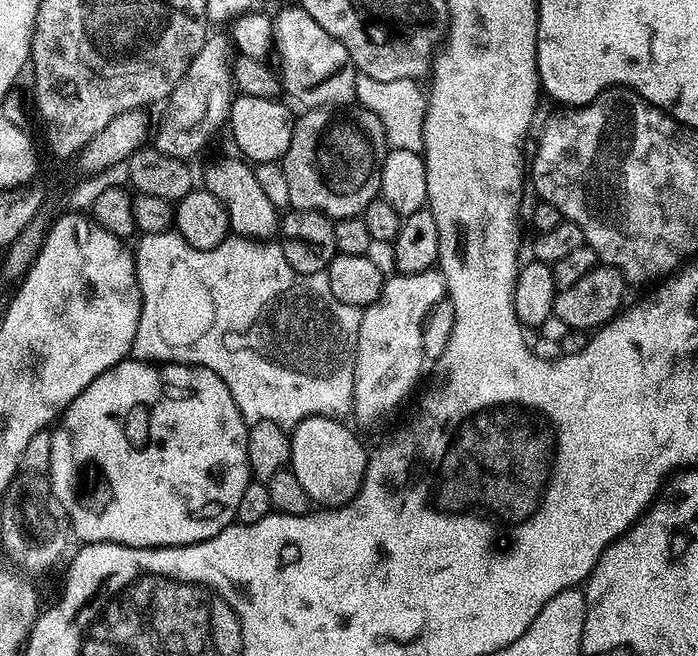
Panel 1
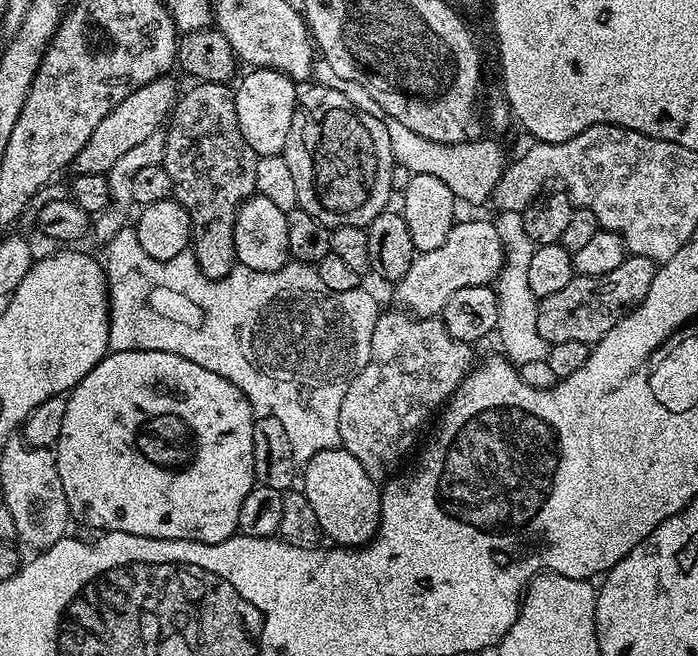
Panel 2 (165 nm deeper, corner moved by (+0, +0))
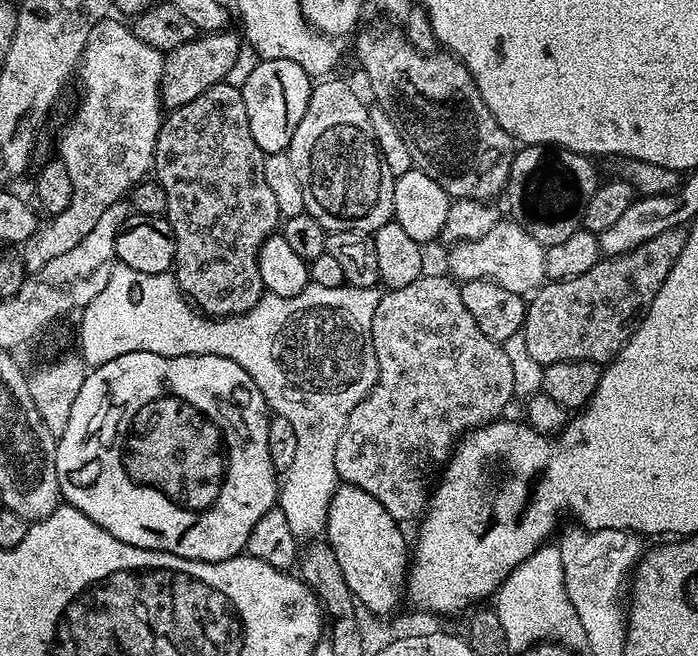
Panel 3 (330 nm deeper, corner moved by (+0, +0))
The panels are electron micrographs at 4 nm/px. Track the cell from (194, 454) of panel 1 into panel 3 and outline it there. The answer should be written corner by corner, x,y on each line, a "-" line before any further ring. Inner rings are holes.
153,352
122,354
102,366
91,369
85,375
82,390
78,390
78,398
74,398
74,406
70,410
70,422
66,422
66,430
56,440
56,469
58,470
58,486
61,497
78,510
82,510
82,514
91,518
98,527
105,528
114,538
118,538
135,548
149,548
155,552
163,552
169,556
181,556
187,560
228,560
232,556
239,556
247,549
248,535
250,530
254,530
254,524
258,522
258,518
262,518
262,514
266,514
278,504
278,473
270,458
269,419
270,409
264,400
262,390
258,390
258,386
250,378
250,374
246,370
242,370
242,366
238,366
238,362
234,362
230,358
222,358
221,356
159,356

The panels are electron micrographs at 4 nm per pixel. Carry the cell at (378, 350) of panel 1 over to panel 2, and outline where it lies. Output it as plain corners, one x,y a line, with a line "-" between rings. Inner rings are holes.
464,220
452,225
450,234
438,250
421,252
413,260
410,270
395,281
396,300
403,311
417,318
432,318
443,313
454,290
479,284
491,285
504,267
506,251
496,228
488,220

